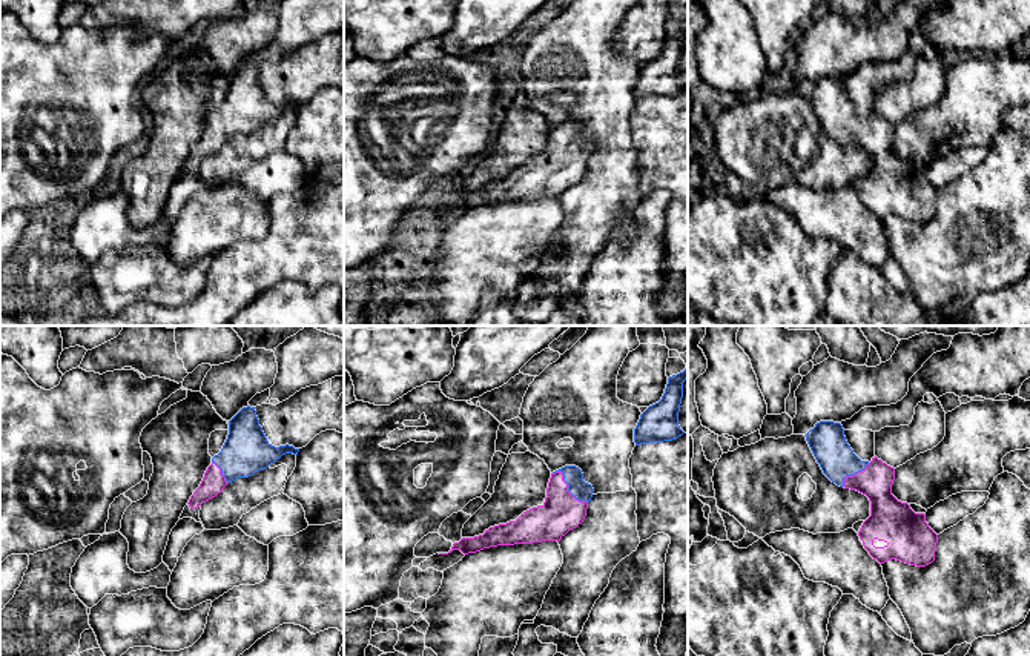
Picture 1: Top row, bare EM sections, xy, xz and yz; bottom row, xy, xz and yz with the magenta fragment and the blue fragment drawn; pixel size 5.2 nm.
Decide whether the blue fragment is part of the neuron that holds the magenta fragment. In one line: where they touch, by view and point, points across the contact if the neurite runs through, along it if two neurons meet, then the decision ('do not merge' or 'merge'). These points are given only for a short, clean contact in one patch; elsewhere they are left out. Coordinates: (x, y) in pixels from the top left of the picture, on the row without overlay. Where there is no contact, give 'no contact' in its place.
meets magenta in xz at (567, 143); runs through xz (561, 168), (565, 163), (567, 143), (573, 132); merge

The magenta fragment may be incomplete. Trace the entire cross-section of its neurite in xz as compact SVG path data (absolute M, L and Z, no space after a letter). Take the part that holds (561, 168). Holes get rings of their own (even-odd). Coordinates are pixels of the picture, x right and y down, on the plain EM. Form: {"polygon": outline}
{"polygon": "M565 121L551 129L542 161L523 167L516 177L490 183L484 191L462 194L448 209L461 206L468 210L497 201L559 198L583 178L593 147L579 123Z"}

